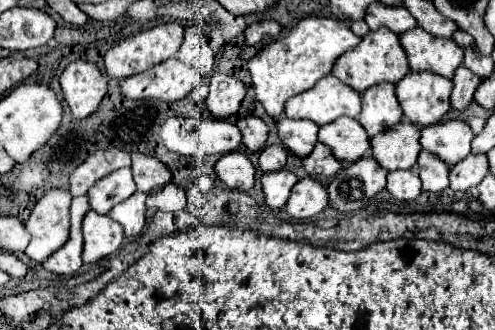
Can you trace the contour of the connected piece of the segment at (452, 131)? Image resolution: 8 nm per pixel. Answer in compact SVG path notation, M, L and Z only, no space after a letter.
M448 120L440 122L438 126L422 128L420 144L430 154L436 154L448 166L456 166L462 158L470 154L470 142L474 134L466 122Z

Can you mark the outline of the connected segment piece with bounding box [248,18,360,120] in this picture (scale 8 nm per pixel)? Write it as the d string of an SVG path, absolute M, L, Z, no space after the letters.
M304 18L300 20L292 32L288 32L286 36L274 40L272 44L264 46L250 62L248 62L248 70L250 70L250 76L252 76L252 88L256 92L256 98L258 102L266 108L266 112L278 120L284 116L284 106L290 98L294 98L296 94L302 94L306 90L310 90L316 82L320 82L324 76L332 74L332 68L334 68L334 62L346 54L348 50L354 50L358 46L360 38L350 30L350 26L342 20L336 20L336 18Z

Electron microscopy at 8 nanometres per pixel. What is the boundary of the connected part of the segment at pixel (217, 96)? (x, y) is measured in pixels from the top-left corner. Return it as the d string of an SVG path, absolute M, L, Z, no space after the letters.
M214 72L208 80L208 110L214 118L230 118L238 112L242 100L246 96L246 86L242 80Z

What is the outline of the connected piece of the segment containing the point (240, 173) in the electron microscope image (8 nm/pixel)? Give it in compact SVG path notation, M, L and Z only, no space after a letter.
M230 152L222 156L214 166L218 178L230 188L230 190L250 190L254 186L254 164L248 160L242 152Z

